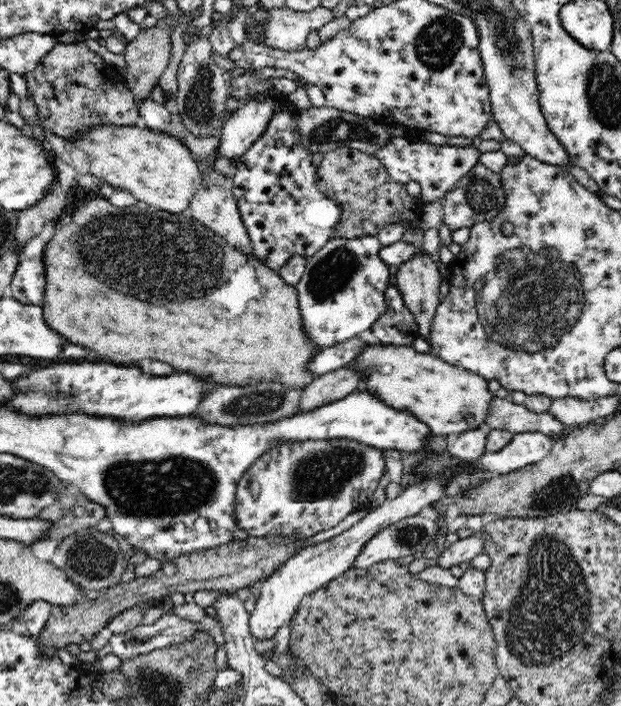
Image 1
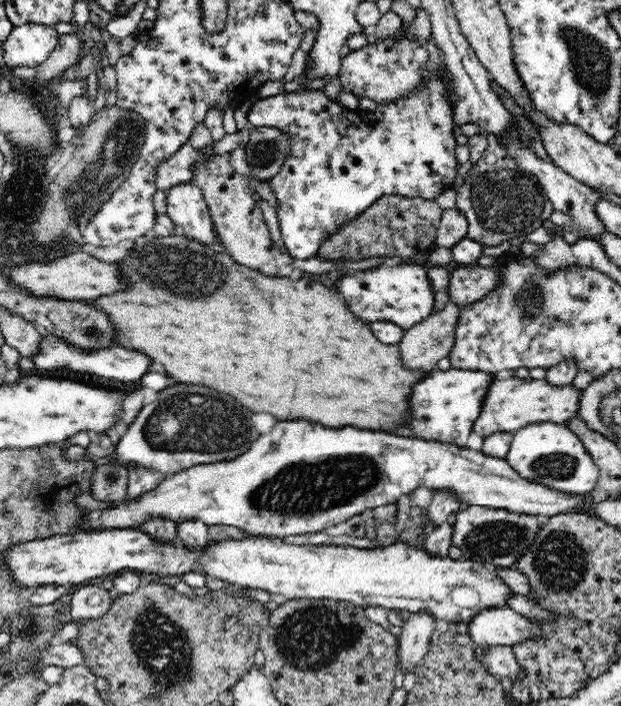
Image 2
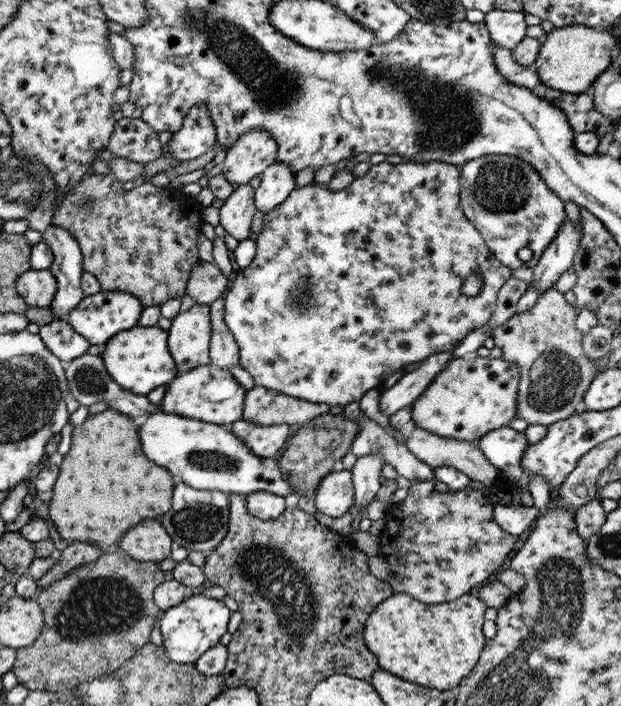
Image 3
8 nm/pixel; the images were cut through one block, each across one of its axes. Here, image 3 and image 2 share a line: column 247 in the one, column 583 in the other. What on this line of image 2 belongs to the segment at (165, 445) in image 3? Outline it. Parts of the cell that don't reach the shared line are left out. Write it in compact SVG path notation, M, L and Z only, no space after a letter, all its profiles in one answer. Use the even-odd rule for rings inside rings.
M535 423L520 428L513 436L506 461L522 478L568 494L585 495L596 486L599 468L568 425Z

